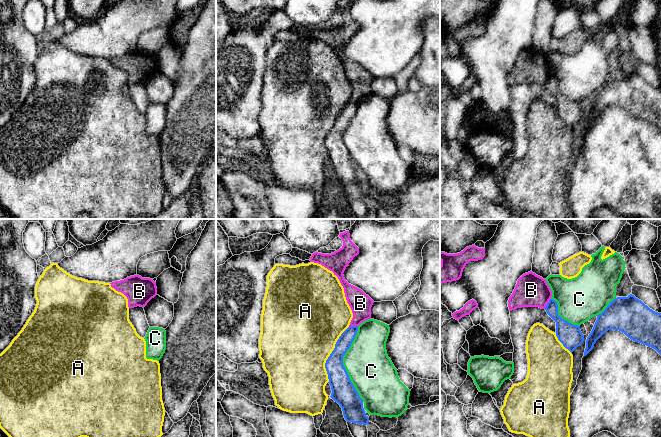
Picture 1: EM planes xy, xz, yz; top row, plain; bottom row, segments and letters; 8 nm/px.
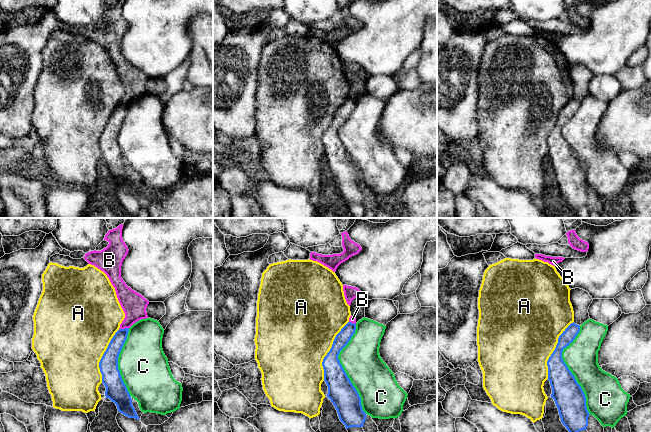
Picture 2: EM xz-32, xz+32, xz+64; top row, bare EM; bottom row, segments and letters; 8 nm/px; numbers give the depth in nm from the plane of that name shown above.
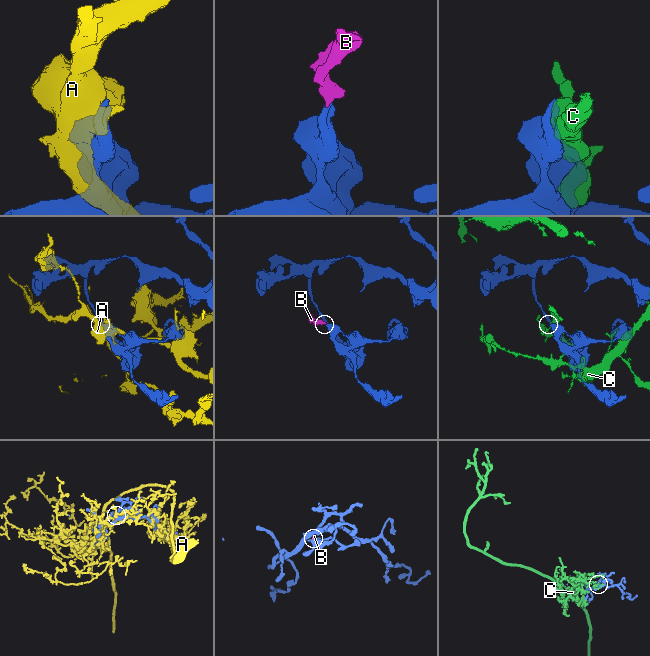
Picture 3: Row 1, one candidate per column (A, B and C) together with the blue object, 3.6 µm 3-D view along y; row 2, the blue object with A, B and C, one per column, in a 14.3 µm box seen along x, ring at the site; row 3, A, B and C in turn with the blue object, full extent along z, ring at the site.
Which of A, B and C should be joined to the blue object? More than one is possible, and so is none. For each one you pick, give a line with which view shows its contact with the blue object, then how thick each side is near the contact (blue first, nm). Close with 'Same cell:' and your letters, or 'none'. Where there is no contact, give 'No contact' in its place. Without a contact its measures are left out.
B: Touches blue in yz. Thickness 140 nm (blue) against 260 nm
Same cell: B

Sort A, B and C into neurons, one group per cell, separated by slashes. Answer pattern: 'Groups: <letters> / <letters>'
Groups: A / B / C

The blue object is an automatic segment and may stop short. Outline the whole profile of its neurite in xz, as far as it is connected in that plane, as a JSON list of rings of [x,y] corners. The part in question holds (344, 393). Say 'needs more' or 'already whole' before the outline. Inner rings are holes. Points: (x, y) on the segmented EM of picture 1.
needs more; [[[349,231],[340,233],[339,237],[343,241],[343,246],[339,250],[331,254],[315,252],[310,258],[311,262],[321,264],[338,277],[353,313],[349,327],[337,340],[334,350],[326,360],[325,368],[332,390],[330,397],[342,408],[345,420],[367,425],[369,418],[363,408],[363,400],[343,365],[343,356],[355,339],[358,326],[365,320],[371,319],[371,307],[374,301],[361,289],[345,280],[343,273],[353,258],[359,254],[359,248],[351,241]]]

